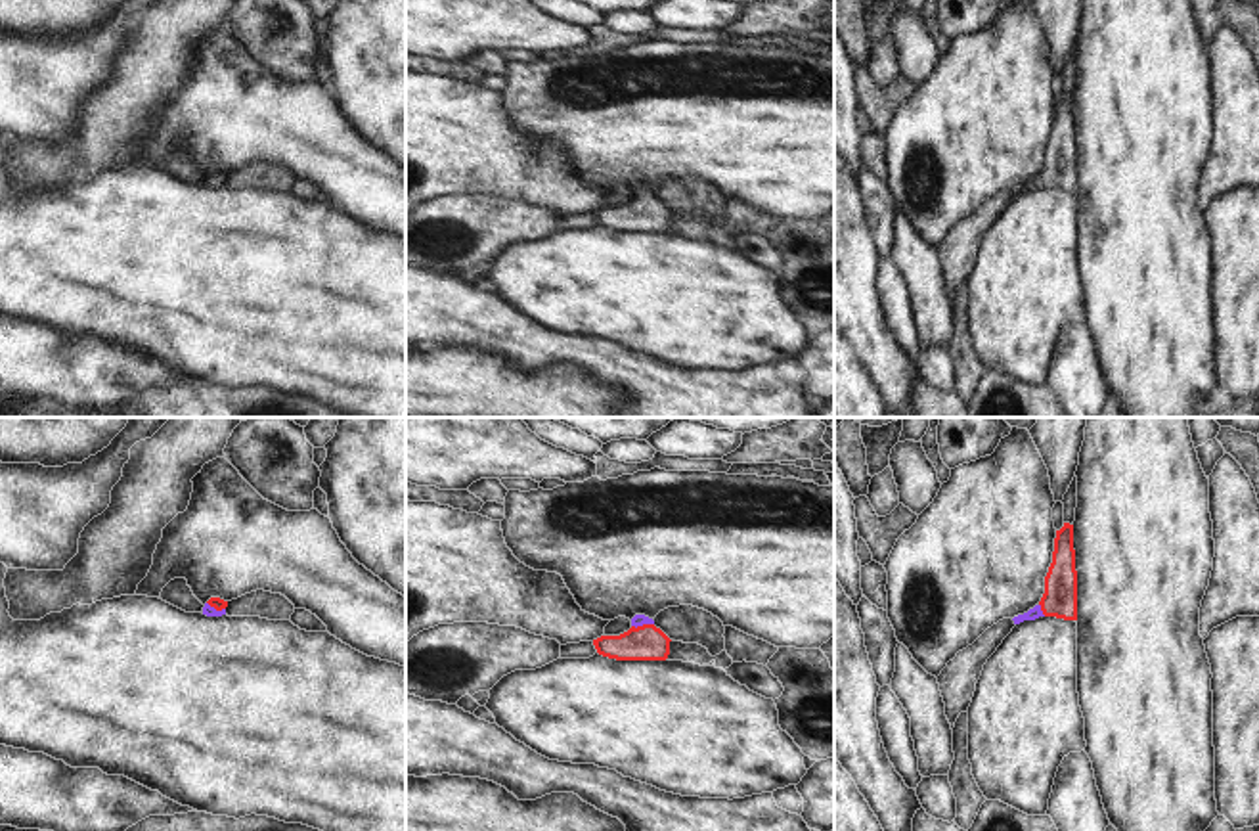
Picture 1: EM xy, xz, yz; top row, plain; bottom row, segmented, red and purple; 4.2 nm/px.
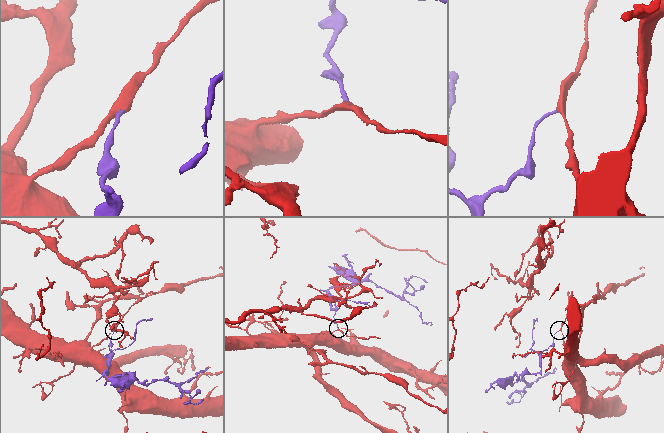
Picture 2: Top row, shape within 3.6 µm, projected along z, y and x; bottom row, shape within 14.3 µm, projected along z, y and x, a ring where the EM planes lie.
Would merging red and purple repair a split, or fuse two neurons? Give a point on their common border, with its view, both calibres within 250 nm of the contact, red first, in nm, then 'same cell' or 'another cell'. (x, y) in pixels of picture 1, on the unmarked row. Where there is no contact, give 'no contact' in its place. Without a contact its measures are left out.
contact yz (1041, 180); calibres 140 and 50 nm; same cell

